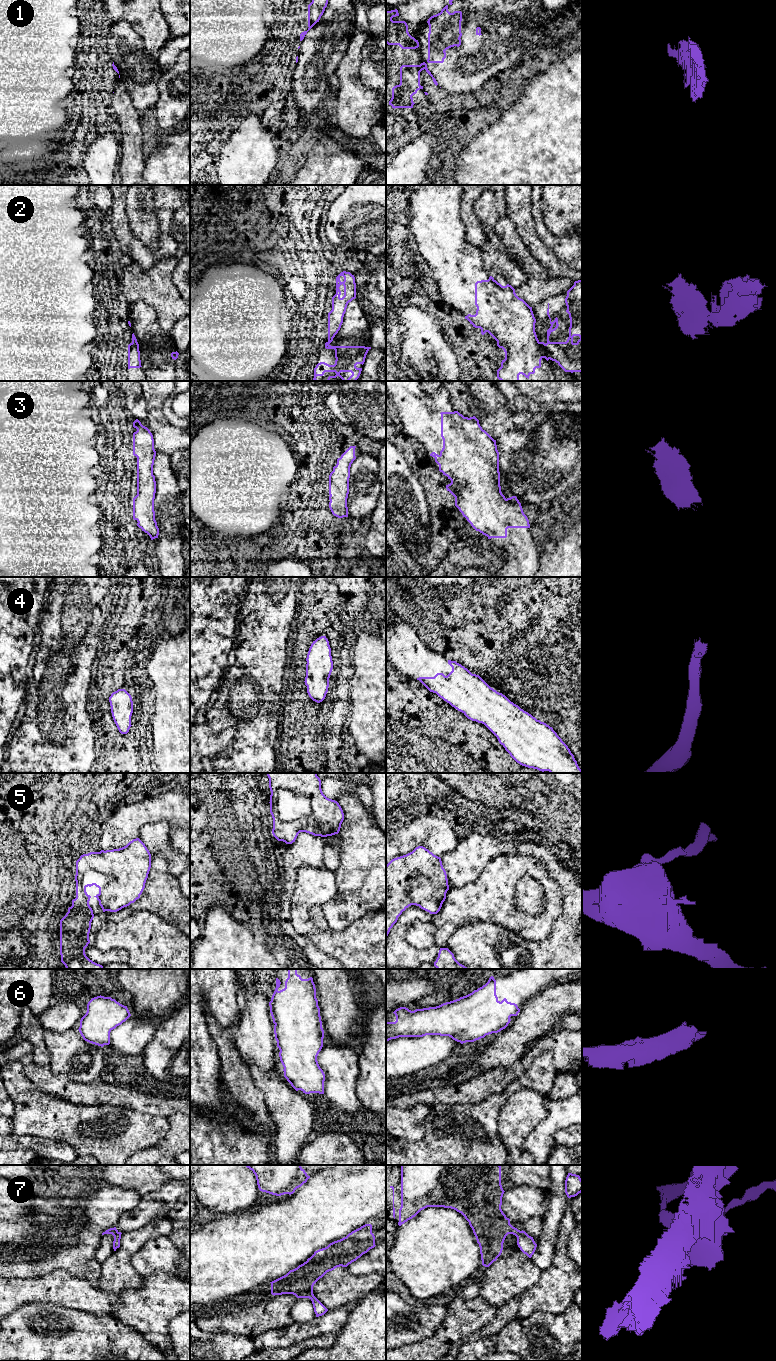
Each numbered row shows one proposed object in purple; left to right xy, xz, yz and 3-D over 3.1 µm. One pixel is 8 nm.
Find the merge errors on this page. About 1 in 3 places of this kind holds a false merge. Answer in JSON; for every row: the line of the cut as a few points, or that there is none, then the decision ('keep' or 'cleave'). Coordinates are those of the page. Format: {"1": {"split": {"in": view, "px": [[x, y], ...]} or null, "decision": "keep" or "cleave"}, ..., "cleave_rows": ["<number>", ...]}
{"1": {"split": {"in": "yz", "px": [[424, 62], [423, 68]]}, "decision": "cleave"}, "2": {"split": {"in": "yz", "px": [[539, 342], [544, 357]]}, "decision": "cleave"}, "3": {"split": null, "decision": "keep"}, "4": {"split": null, "decision": "keep"}, "5": {"split": null, "decision": "keep"}, "6": {"split": null, "decision": "keep"}, "7": {"split": {"in": "yz", "px": [[520, 1231], [517, 1237]]}, "decision": "cleave"}, "cleave_rows": ["1", "2", "7"]}

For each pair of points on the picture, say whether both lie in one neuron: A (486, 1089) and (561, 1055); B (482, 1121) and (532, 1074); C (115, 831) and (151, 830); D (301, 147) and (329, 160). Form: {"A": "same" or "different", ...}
{"A": "same", "B": "same", "C": "different", "D": "different"}

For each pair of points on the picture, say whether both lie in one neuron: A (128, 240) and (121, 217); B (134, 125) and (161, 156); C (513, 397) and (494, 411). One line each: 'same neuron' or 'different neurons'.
A: same neuron
B: different neurons
C: different neurons

